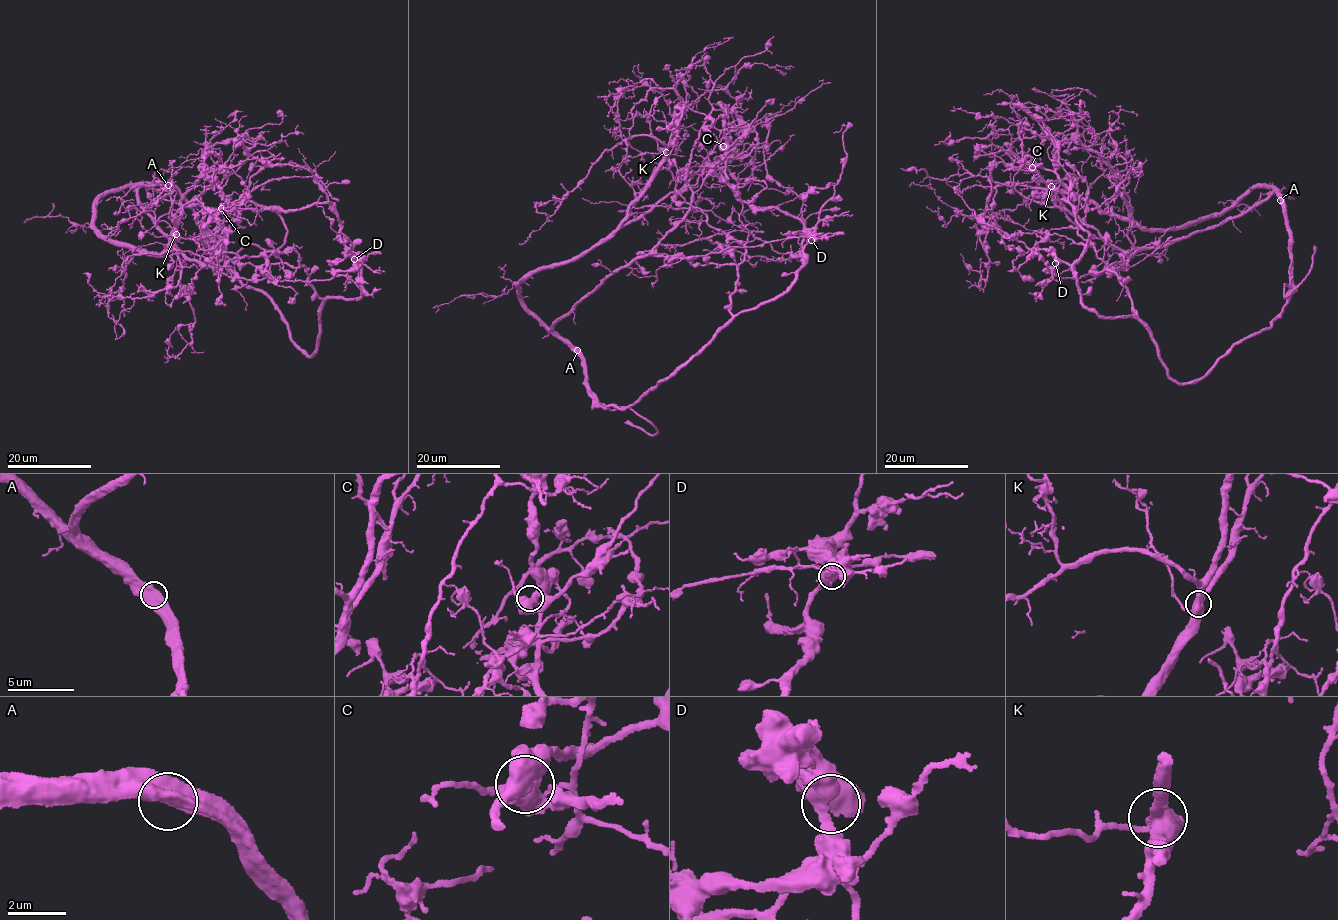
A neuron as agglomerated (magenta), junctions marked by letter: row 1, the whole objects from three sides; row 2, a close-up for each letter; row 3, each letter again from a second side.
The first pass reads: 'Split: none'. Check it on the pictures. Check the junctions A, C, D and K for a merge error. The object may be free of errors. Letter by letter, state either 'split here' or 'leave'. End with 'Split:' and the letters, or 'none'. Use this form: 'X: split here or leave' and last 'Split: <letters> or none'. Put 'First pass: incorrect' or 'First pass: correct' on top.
First pass: correct
A: leave
C: leave
D: leave
K: leave
Split: none

